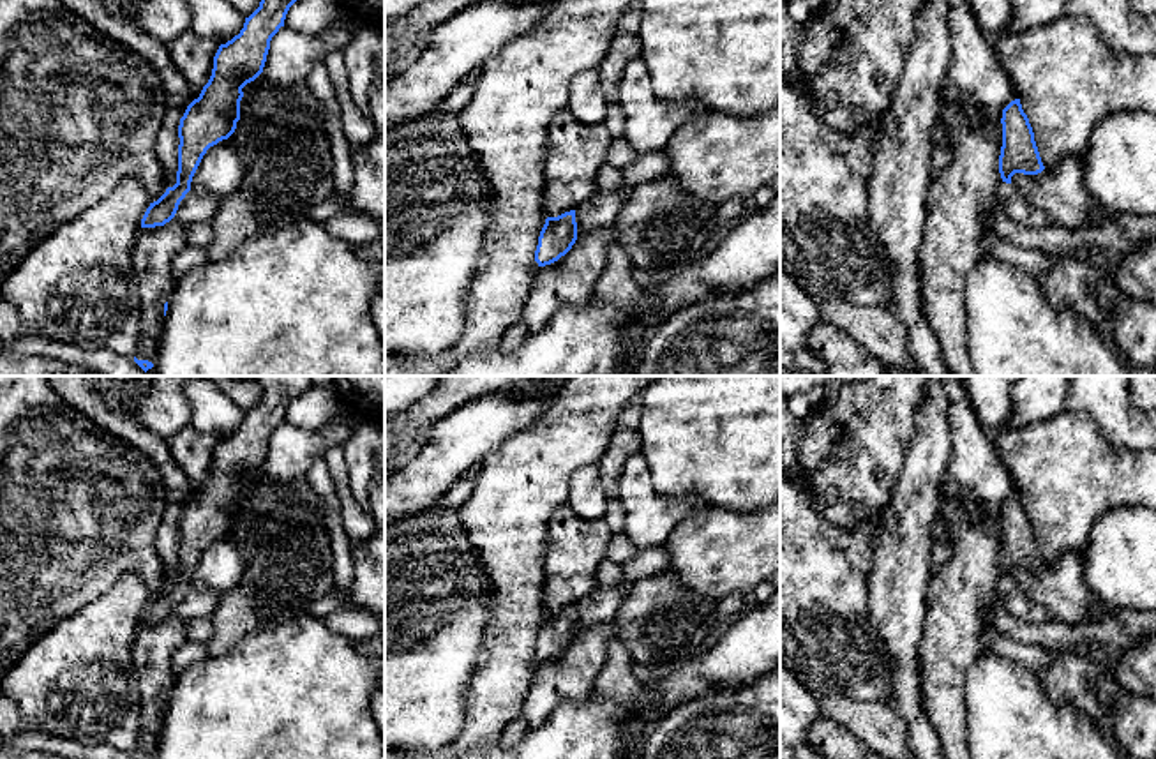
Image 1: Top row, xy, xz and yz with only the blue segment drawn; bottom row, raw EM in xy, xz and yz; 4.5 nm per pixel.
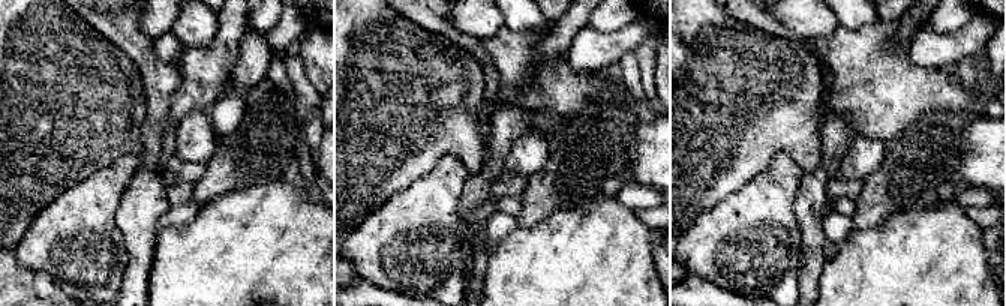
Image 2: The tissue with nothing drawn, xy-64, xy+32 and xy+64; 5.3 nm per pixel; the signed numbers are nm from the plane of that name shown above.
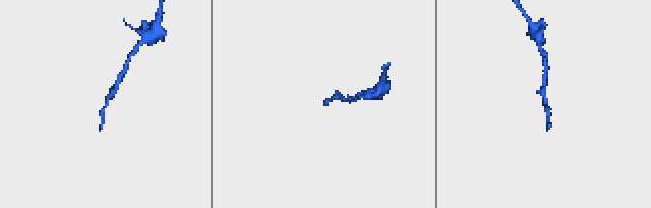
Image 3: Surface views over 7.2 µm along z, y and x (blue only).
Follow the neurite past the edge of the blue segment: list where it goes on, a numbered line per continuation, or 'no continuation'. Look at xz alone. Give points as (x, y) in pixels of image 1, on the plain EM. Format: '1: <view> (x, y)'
no continuation

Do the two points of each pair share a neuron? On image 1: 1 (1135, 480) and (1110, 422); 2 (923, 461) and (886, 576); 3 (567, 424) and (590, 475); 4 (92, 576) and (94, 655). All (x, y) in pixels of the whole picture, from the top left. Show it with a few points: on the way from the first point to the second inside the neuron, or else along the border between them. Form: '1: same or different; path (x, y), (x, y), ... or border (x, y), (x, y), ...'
1: different; border (1091, 419), (1112, 443), (1137, 450)
2: same; path (916, 489), (902, 548)
3: different; border (595, 463), (583, 465), (570, 477), (567, 503)
4: different; border (124, 574), (108, 590), (57, 623)

